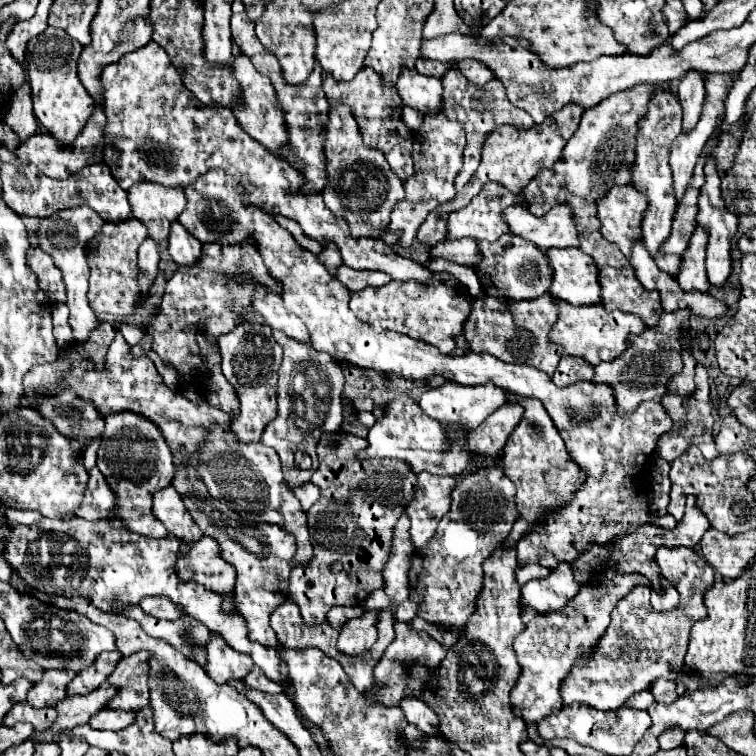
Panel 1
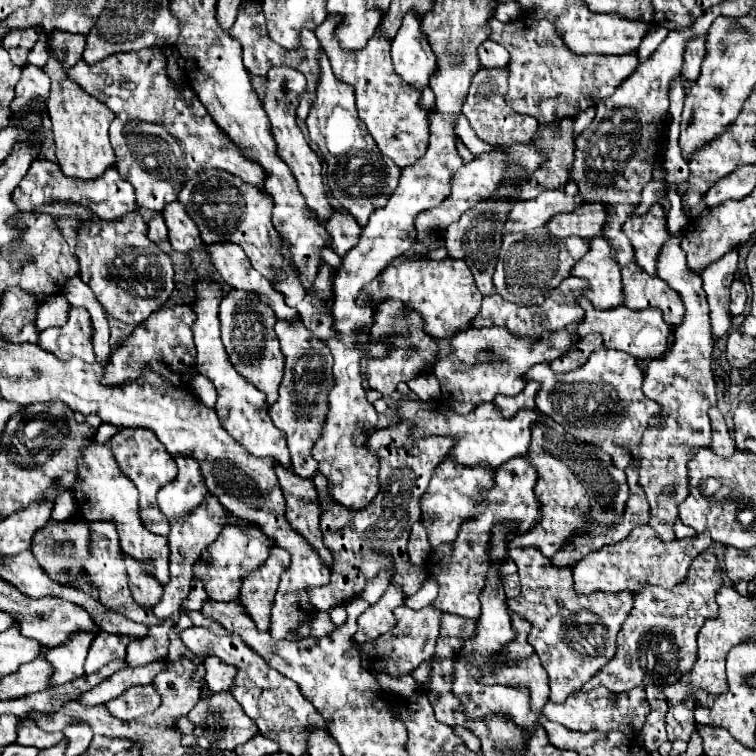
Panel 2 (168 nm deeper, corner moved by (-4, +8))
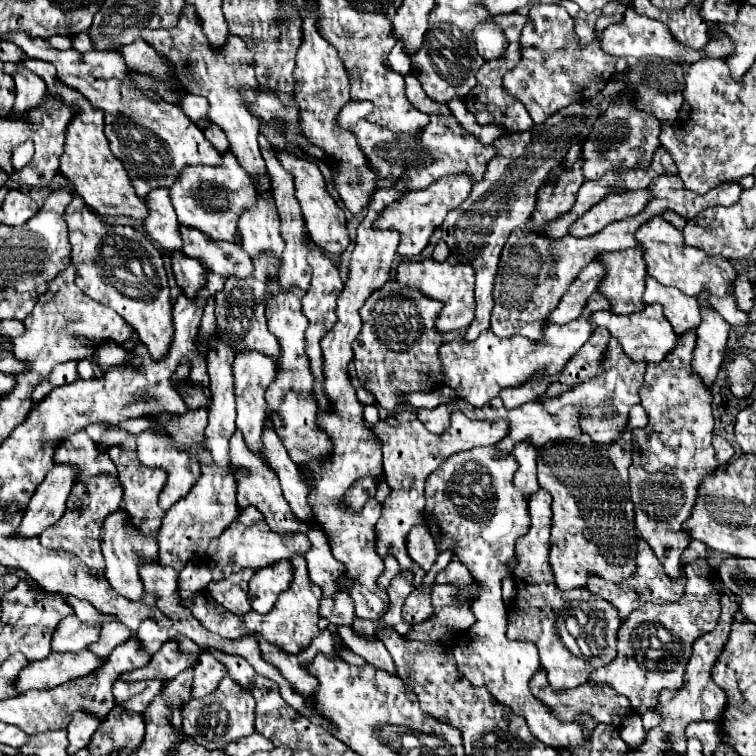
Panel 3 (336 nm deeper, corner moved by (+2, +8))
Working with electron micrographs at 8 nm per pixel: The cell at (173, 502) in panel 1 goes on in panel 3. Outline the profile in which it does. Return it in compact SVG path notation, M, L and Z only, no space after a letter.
M142 432L136 438L138 460L146 466L158 466L168 472L168 482L160 492L160 508L168 510L176 500L184 498L196 478L200 476L198 460L192 460L186 452L180 452L174 444L164 444L164 440L156 440L150 432Z

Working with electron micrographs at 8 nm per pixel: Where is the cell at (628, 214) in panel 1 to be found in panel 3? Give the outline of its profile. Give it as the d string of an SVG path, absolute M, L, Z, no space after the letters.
M654 216L646 220L638 230L636 230L636 242L638 248L644 250L644 262L648 268L648 274L656 278L664 286L674 286L688 296L696 296L698 292L706 290L710 294L710 304L724 316L726 322L732 326L742 326L748 324L748 314L740 312L736 308L736 300L732 296L732 280L736 278L736 270L732 264L722 258L722 256L708 256L706 252L700 252L698 248L688 248L684 246L682 232L678 232L672 224L662 220L660 216Z

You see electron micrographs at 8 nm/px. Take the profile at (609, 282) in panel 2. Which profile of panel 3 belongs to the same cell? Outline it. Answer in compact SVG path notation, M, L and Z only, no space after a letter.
M626 248L620 252L602 252L594 258L606 276L600 280L598 290L610 302L610 312L632 314L644 308L644 278L646 268L640 248Z

